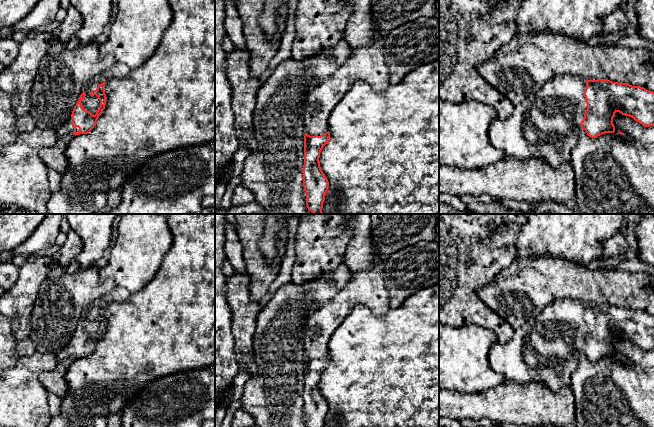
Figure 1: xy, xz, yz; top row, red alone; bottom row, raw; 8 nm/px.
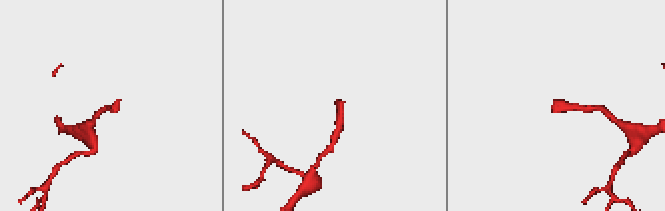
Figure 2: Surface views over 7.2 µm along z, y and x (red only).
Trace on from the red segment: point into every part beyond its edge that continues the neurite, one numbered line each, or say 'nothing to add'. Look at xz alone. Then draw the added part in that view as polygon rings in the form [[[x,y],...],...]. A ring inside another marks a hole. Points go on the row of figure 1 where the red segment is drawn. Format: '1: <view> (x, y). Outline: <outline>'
1: xz (366, 62). Outline: [[[350,0],[351,14],[345,28],[345,39],[350,46],[350,55],[331,76],[318,82],[304,98],[304,131],[310,136],[322,135],[329,131],[328,119],[332,110],[345,93],[358,80],[369,84],[376,92],[383,92],[389,84],[384,47],[387,35],[373,22],[371,0]]]

